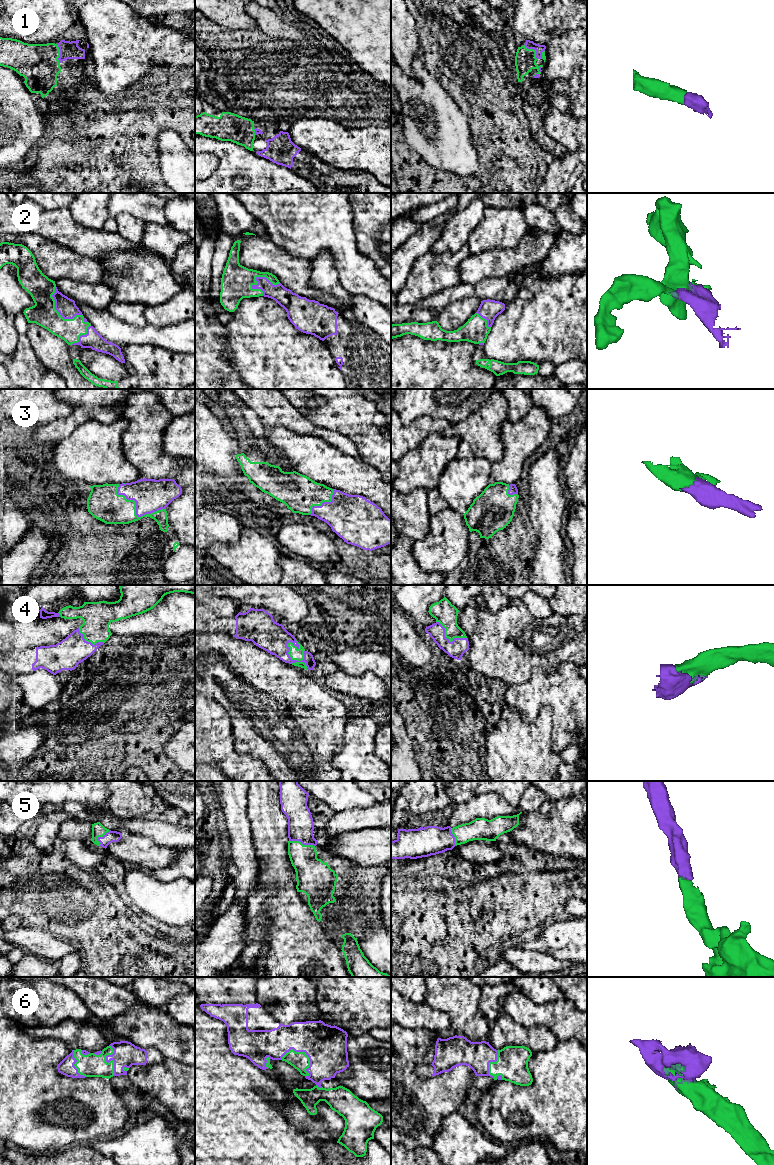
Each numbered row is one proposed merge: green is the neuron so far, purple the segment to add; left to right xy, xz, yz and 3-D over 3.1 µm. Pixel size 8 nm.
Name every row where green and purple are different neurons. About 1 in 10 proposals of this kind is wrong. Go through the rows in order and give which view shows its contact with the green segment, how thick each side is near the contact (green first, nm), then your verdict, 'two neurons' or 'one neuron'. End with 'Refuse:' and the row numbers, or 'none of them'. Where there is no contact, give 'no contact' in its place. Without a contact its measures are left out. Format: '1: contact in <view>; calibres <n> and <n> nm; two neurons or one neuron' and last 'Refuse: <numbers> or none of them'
1: contact in yz; calibres 180 and 70 nm; one neuron
2: contact in xz; calibres 260 and 150 nm; one neuron
3: contact in xy; calibres 260 and 260 nm; one neuron
4: contact in xz; calibres 100 and 240 nm; one neuron
5: contact in xz; calibres 260 and 200 nm; one neuron
6: contact in xz; calibres 140 and 340 nm; one neuron
Refuse: none of them

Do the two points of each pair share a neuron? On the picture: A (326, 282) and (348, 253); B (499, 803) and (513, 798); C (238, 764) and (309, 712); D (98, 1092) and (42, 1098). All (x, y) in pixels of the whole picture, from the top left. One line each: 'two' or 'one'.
A: two
B: two
C: two
D: one

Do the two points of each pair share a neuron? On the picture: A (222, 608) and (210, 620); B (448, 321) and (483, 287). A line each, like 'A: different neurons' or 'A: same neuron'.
A: different neurons
B: different neurons

